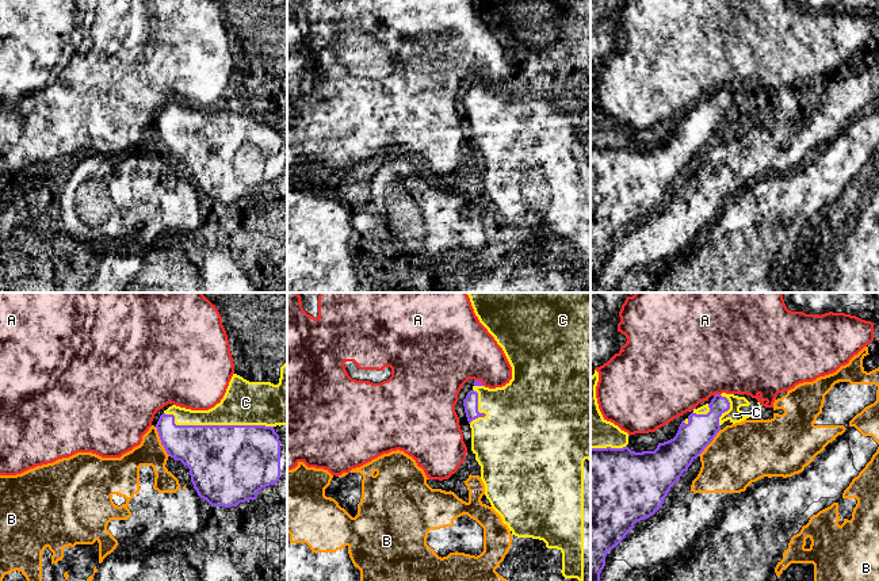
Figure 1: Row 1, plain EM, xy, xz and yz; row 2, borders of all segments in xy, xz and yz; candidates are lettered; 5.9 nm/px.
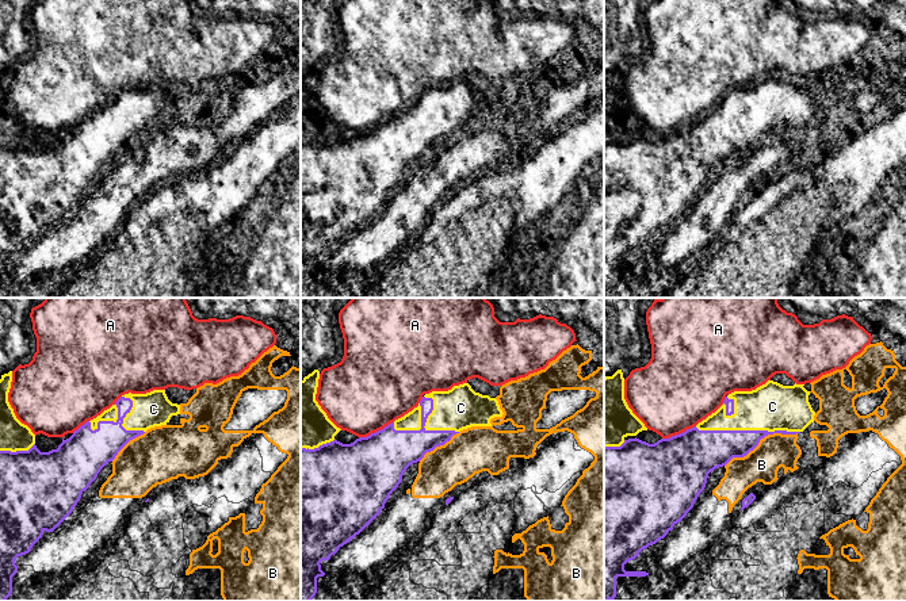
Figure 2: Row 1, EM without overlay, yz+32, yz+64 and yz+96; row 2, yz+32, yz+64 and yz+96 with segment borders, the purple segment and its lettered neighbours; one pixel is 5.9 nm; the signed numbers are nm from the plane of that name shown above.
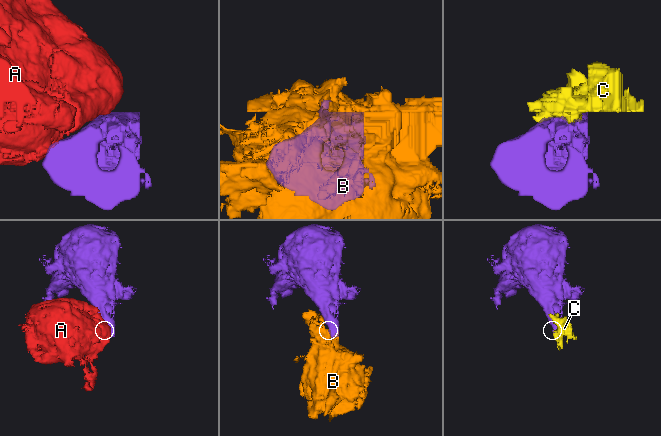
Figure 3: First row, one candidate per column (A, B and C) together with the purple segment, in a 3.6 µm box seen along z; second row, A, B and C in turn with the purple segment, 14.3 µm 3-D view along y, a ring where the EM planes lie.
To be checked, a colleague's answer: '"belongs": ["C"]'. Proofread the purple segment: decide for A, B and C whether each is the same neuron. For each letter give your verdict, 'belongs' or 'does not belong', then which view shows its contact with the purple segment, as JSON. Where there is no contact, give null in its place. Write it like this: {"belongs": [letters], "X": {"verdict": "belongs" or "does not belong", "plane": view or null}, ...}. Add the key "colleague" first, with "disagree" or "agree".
{"colleague": "agree", "belongs": ["C"], "A": {"verdict": "does not belong", "plane": "yz"}, "B": {"verdict": "does not belong", "plane": "xy"}, "C": {"verdict": "belongs", "plane": "xy"}}

